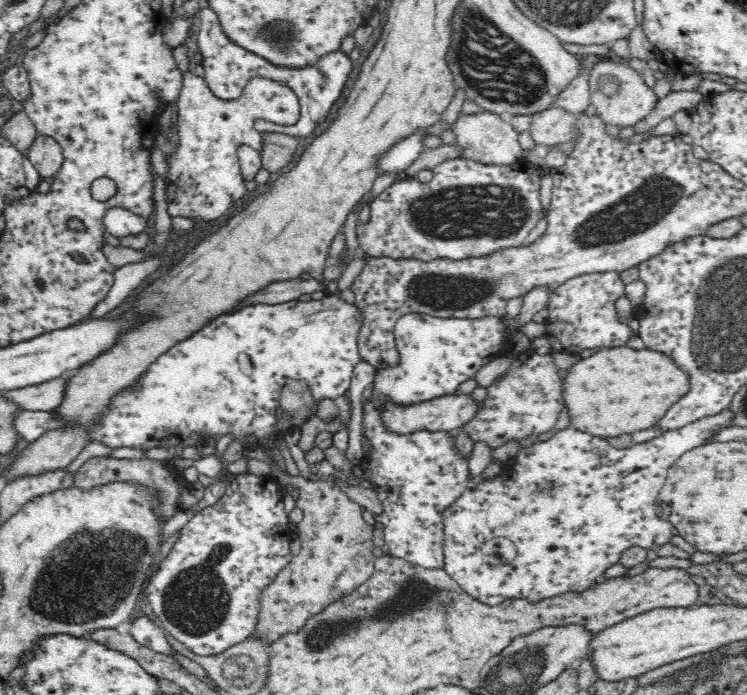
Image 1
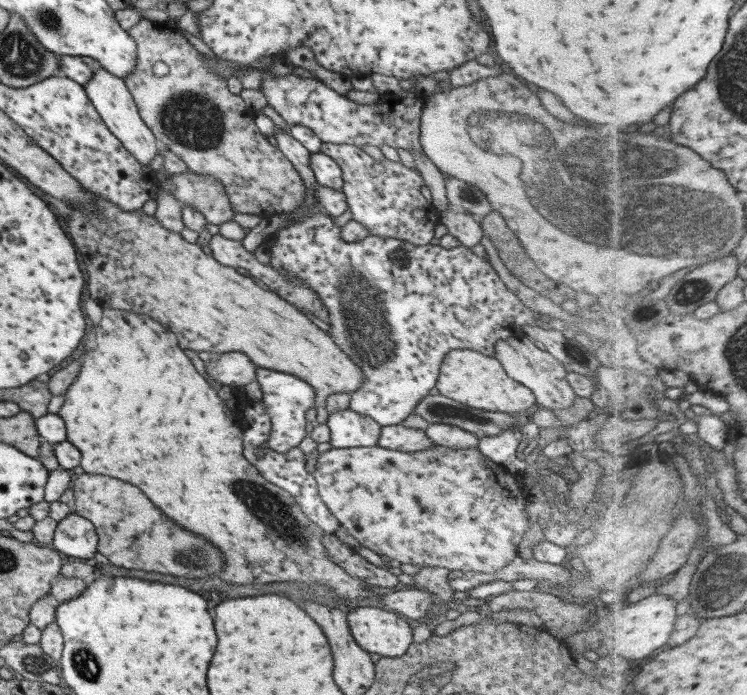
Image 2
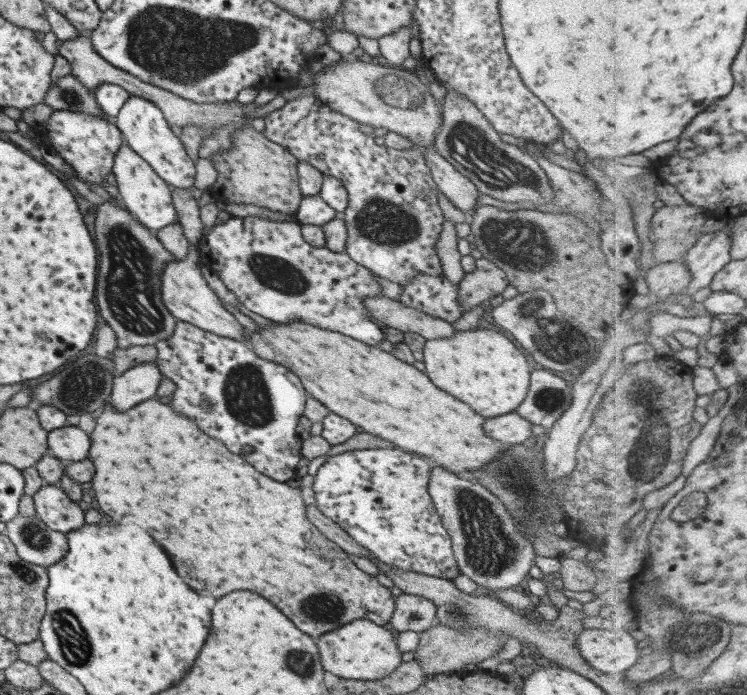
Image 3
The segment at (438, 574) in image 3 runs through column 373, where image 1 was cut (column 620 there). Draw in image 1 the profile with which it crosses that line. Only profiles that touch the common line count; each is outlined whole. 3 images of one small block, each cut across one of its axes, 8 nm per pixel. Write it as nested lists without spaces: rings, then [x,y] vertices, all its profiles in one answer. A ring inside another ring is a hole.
[[[726,408],[716,416],[708,416],[702,418],[698,422],[686,424],[682,428],[666,430],[666,432],[650,441],[644,443],[634,443],[630,448],[618,449],[612,447],[607,439],[599,439],[592,436],[588,432],[580,432],[570,426],[566,429],[559,430],[545,442],[536,442],[531,447],[519,450],[517,455],[503,468],[503,471],[494,477],[491,481],[485,483],[480,482],[477,489],[466,489],[444,512],[443,514],[443,532],[445,539],[443,542],[444,564],[443,569],[458,583],[458,586],[466,592],[467,596],[472,596],[474,600],[486,604],[486,606],[498,606],[498,604],[506,603],[509,599],[524,599],[530,603],[540,603],[566,592],[584,592],[584,590],[593,586],[602,579],[603,573],[611,566],[618,563],[622,554],[634,546],[645,548],[646,550],[657,549],[663,544],[668,544],[674,534],[675,527],[670,521],[665,521],[663,517],[656,516],[656,505],[659,500],[659,492],[664,486],[670,467],[681,458],[685,452],[696,448],[704,443],[717,431],[718,427],[725,427],[729,424],[731,412]],[[494,538],[508,538],[516,551],[513,553],[509,561],[503,561],[496,555],[486,554],[482,548],[486,546],[486,542],[494,540]]]

